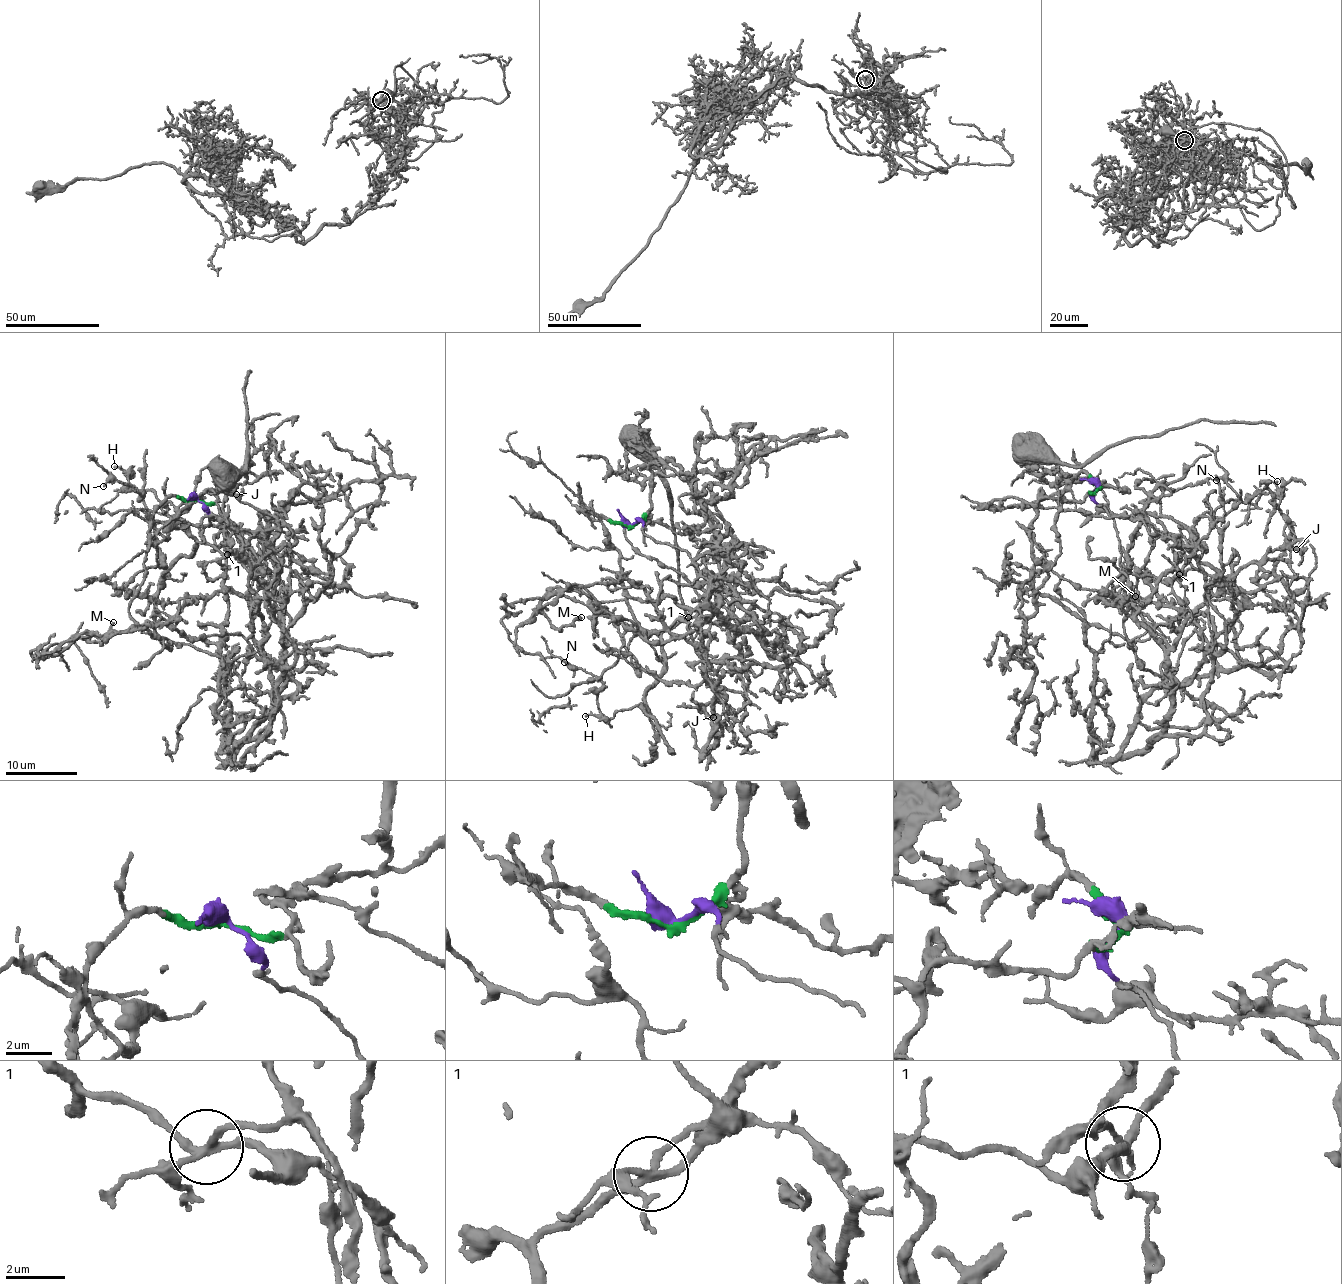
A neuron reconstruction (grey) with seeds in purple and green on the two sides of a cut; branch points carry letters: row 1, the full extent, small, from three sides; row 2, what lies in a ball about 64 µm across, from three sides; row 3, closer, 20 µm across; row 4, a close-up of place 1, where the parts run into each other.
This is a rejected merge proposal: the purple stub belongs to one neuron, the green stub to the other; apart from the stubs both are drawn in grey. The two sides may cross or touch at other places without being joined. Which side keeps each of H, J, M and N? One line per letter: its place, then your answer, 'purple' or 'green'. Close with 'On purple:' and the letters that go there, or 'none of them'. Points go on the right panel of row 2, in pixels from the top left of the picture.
H: (1277, 481) | purple
J: (1296, 549) | green
M: (1135, 596) | green
N: (1216, 480) | purple
On purple: H, N

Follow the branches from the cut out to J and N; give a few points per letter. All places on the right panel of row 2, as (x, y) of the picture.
J: (1098, 486), (1030, 526), (1034, 588), (1094, 654), (1102, 763), (1154, 690), (1277, 653), (1297, 549)
N: (1097, 486), (1093, 501), (1111, 515), (1119, 565), (1166, 580), (1193, 553), (1202, 515), (1238, 497), (1216, 480)

